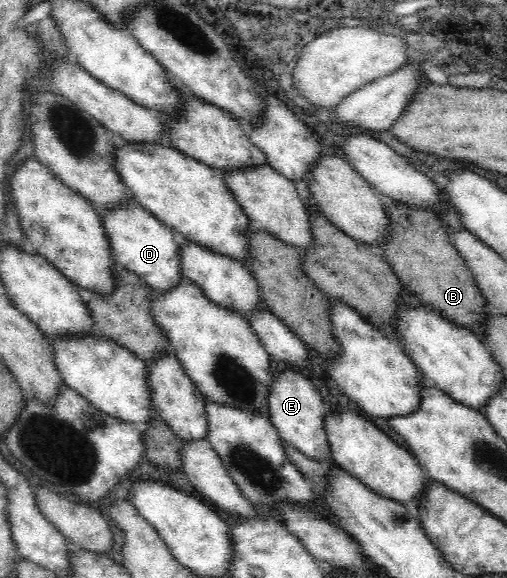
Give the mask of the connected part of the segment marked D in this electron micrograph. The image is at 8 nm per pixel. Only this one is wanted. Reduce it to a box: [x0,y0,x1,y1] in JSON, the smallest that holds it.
[101,202,185,292]

